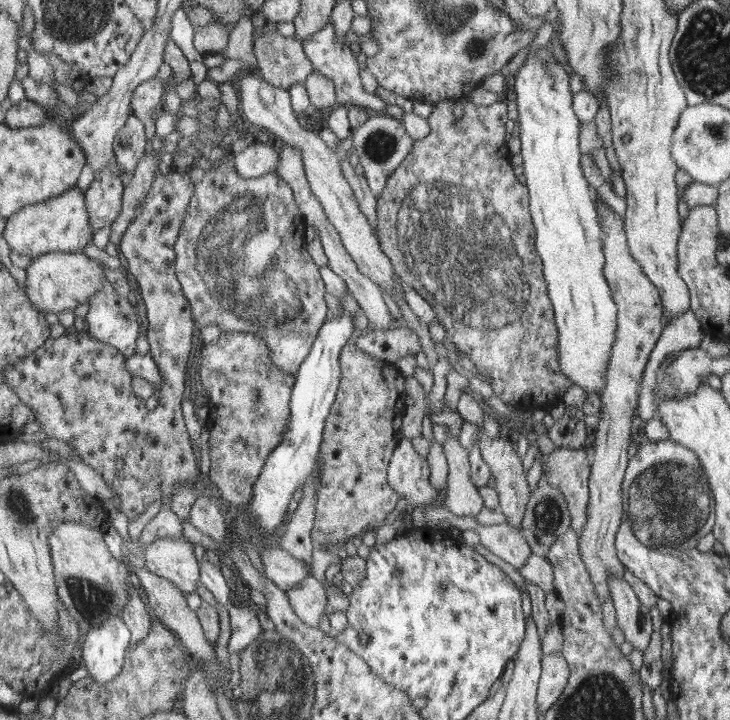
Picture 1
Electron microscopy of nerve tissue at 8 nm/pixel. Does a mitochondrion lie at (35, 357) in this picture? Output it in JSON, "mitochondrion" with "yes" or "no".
{"mitochondrion":"no"}

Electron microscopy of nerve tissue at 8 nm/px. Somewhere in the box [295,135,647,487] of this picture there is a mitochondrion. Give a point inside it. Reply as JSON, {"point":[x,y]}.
{"point":[481,259]}

